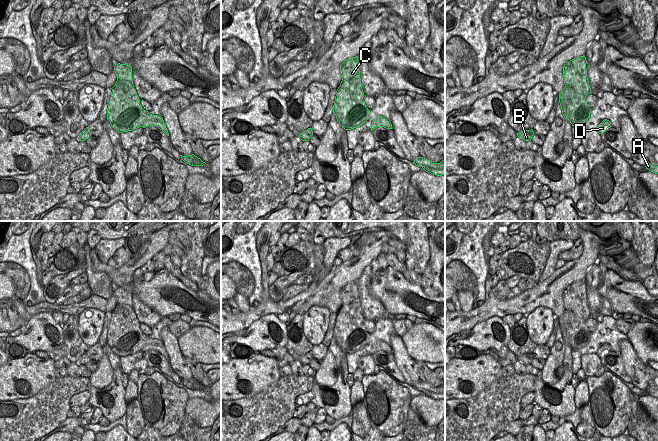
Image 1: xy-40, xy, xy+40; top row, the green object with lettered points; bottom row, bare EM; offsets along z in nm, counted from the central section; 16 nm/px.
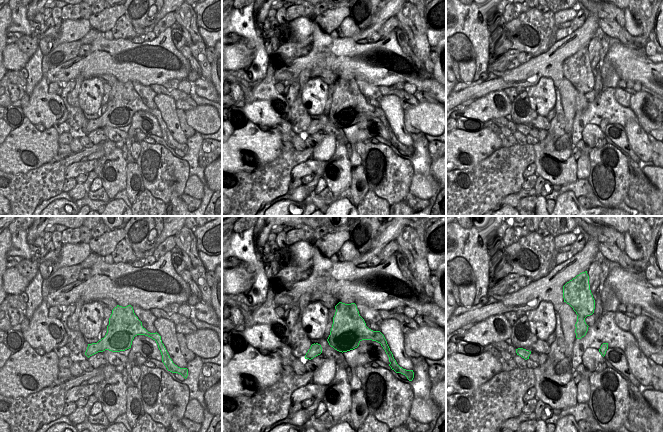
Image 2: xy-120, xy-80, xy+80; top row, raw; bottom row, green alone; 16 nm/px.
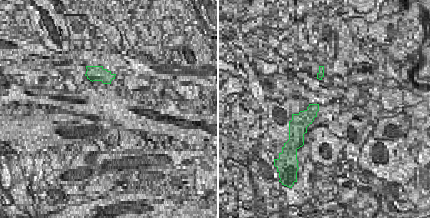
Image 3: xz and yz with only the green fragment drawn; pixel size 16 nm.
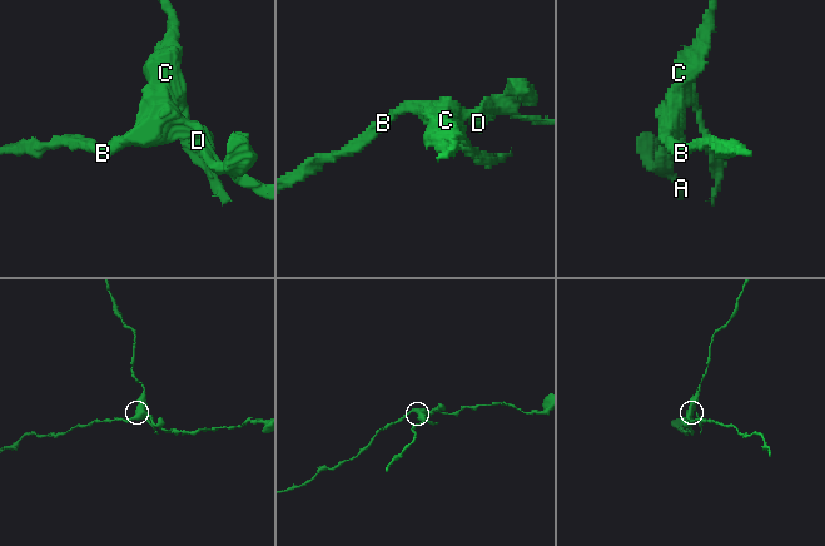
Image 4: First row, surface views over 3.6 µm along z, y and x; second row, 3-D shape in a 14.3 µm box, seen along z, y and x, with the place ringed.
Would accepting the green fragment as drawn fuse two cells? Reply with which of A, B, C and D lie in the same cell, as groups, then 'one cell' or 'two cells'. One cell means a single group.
groups A B D / C; two cells

